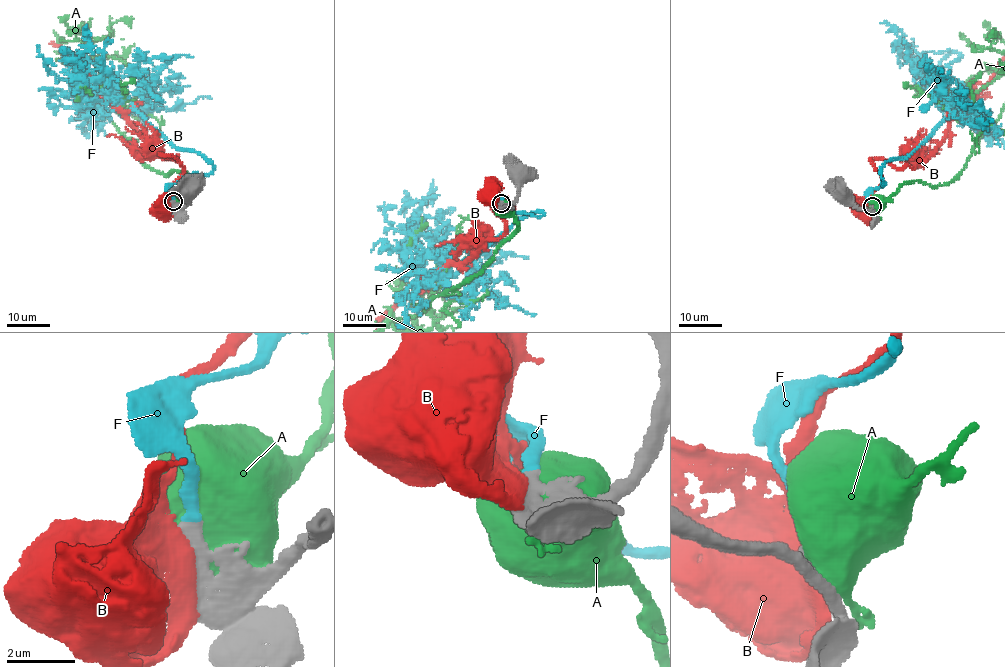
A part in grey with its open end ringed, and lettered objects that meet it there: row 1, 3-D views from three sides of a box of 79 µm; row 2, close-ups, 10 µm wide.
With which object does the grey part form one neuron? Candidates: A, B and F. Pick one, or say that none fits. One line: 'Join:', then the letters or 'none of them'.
Join: F

